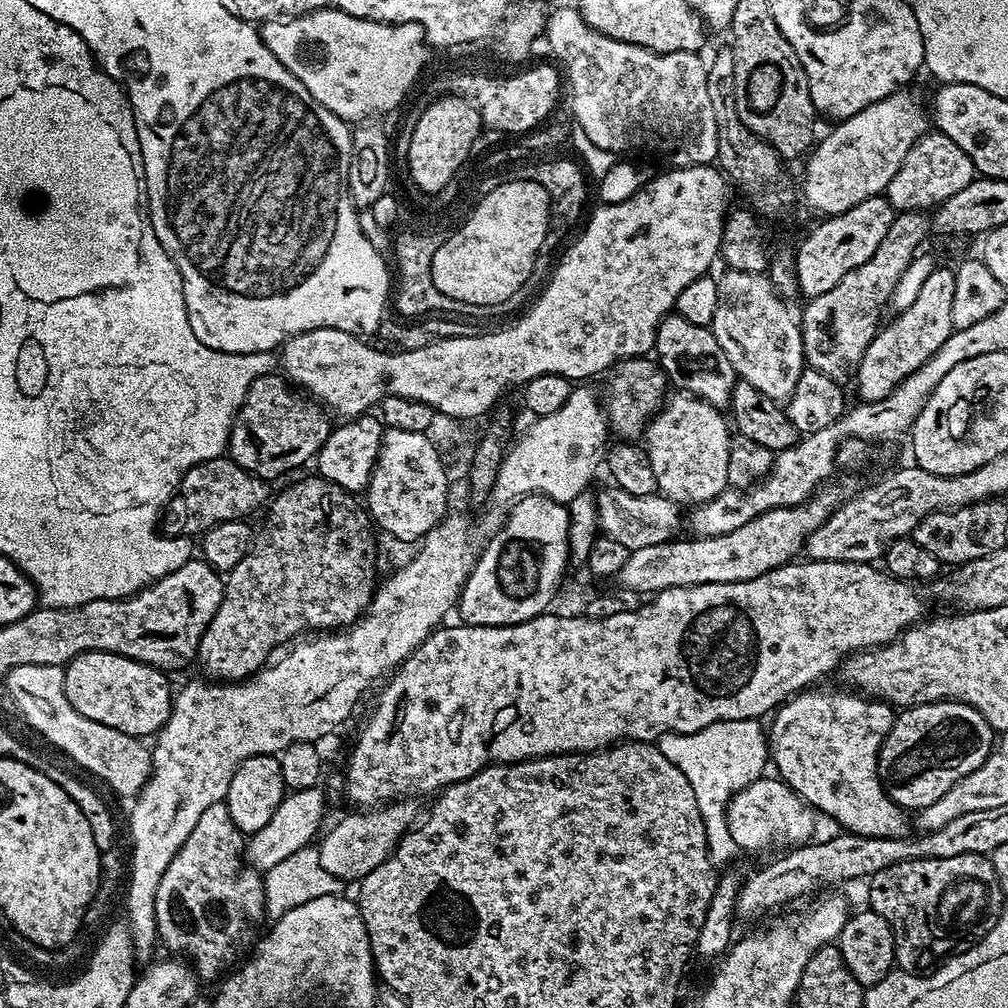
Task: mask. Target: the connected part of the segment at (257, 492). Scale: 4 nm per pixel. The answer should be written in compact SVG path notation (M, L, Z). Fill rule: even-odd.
M227 455L202 462L182 478L172 503L163 513L163 535L196 538L222 522L251 517L251 512L258 511L260 507L261 511L269 503L268 488L269 481L242 470L242 466L235 464Z

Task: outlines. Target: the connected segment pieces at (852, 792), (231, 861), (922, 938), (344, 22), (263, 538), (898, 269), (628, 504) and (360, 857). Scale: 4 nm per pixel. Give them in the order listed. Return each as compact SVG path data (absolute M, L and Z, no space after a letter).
M805 690L785 700L771 717L772 729L767 729L766 739L771 763L776 763L776 768L780 771L777 772L779 779L789 785L792 791L817 813L825 812L830 819L841 824L841 829L855 832L857 836L909 835L909 813L891 800L880 780L880 748L892 729L893 705L852 690L812 691L816 690Z
M227 803L206 806L202 818L190 830L190 838L174 854L162 882L158 882L156 895L156 934L161 945L169 948L171 955L183 958L201 981L219 981L253 947L257 939L256 927L264 920L264 879L255 868L246 866L246 836L230 818Z
M958 854L952 858L922 858L886 866L886 870L874 874L867 881L871 911L886 918L892 929L895 967L899 971L919 973L924 970L924 946L930 946L932 938L938 942L940 953L947 958L954 954L954 942L963 950L976 944L996 925L1001 910L1006 907L1006 894L998 886L996 875L988 874L990 865L992 862L987 855L978 854Z
M331 6L319 8L316 12L303 12L300 16L265 20L259 29L264 45L286 66L306 90L326 110L330 110L345 122L368 122L380 118L383 112L392 112L417 87L420 71L428 64L429 45L424 38L422 26L417 24L382 24L373 20L354 18Z
M311 474L305 480L296 480L289 488L284 488L280 493L271 497L267 505L266 513L268 517L264 520L264 529L259 529L258 535L253 539L252 549L234 566L234 570L227 573L224 586L224 597L214 614L214 618L206 626L206 630L200 639L200 645L196 651L195 659L200 660L200 668L205 677L216 682L239 682L247 680L249 676L255 676L261 668L269 663L271 654L275 648L283 649L289 642L311 633L313 630L343 630L356 623L370 606L372 596L376 593L378 579L376 580L376 536L373 521L366 511L365 505L360 504L355 495L347 492L345 488L340 488L337 484L332 484L319 474Z
M923 211L901 212L893 215L886 238L878 250L862 266L850 270L834 290L818 294L807 301L804 313L799 313L800 337L804 343L804 363L807 367L826 374L826 378L841 382L851 381L858 366L881 327L880 311L886 308L895 283L916 256L924 235L929 235L930 220Z
M608 486L601 496L595 497L596 519L598 528L603 535L622 542L629 550L664 544L667 540L675 540L681 535L681 505L669 500L663 494L655 496L635 496L626 494L621 488Z
M401 798L383 806L372 806L367 810L352 810L349 816L344 816L328 833L323 833L319 841L321 864L326 871L343 882L359 882L364 879L374 866L382 866L386 858L396 849L402 837L412 831L417 823L416 804L412 798Z

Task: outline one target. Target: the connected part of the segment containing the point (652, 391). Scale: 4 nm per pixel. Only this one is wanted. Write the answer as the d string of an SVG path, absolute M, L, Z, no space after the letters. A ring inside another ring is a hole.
M652 358L621 360L607 373L608 385L602 391L608 427L613 437L624 442L636 442L643 437L649 421L666 403L670 385L659 363Z

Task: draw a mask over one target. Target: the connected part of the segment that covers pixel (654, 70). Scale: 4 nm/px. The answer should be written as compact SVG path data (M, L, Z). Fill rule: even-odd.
M575 7L560 8L549 15L546 25L548 48L560 59L559 67L566 77L566 92L572 95L575 127L602 150L621 152L653 152L674 168L711 165L718 150L718 126L714 126L714 110L706 91L705 61L695 52L651 52L640 46L606 38L582 19Z

